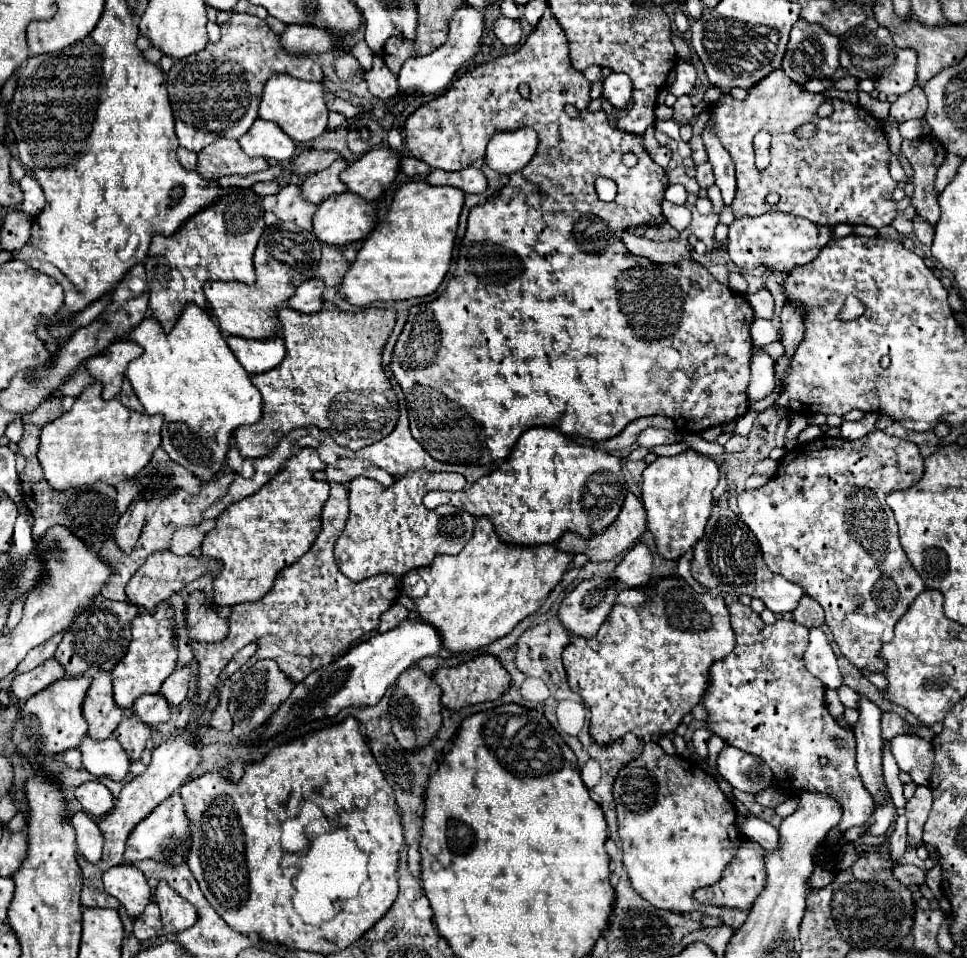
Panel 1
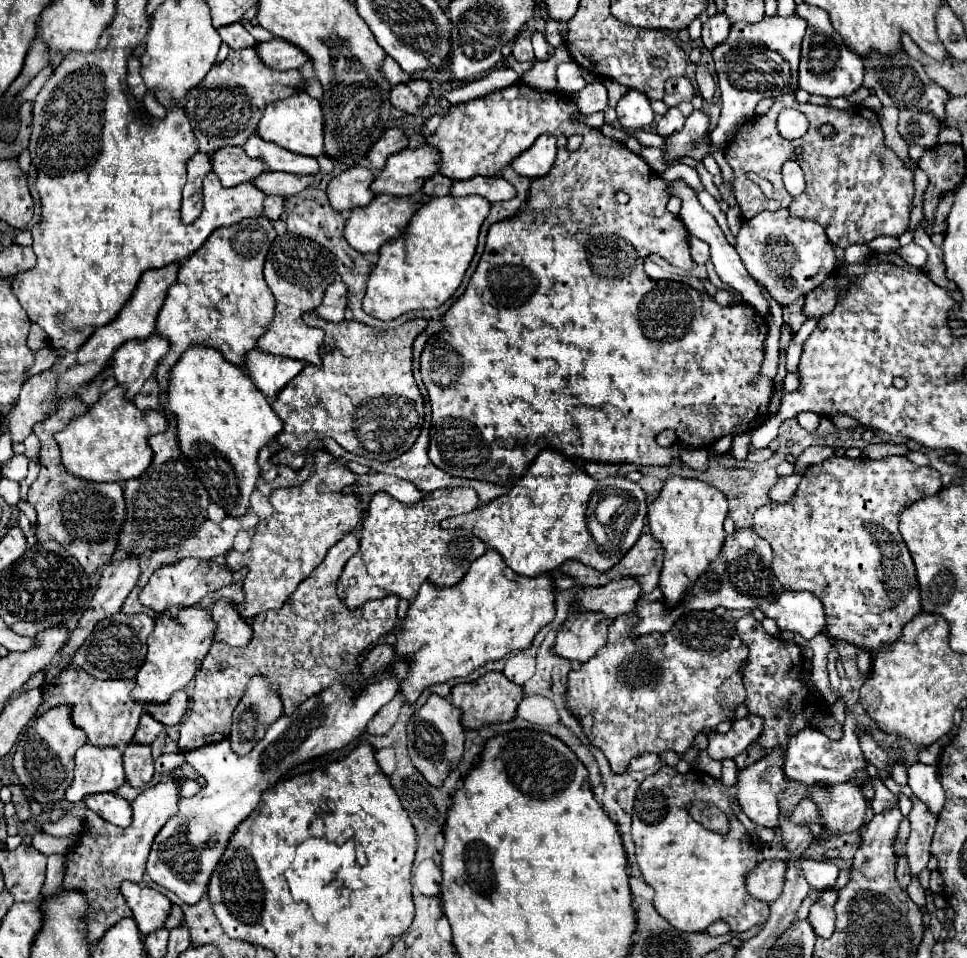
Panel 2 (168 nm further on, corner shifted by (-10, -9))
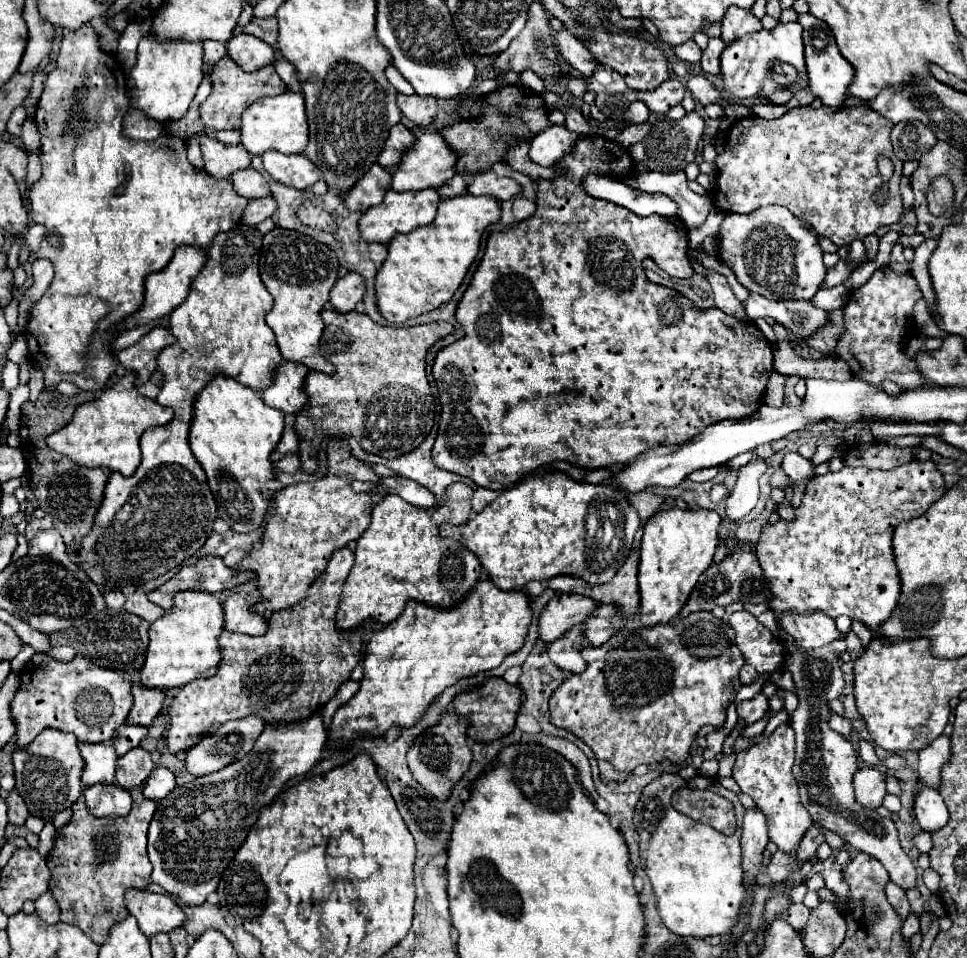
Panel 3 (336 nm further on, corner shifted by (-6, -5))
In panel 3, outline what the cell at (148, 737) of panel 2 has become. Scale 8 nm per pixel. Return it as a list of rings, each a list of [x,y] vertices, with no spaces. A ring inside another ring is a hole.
[[[129,724],[119,726],[117,732],[115,732],[115,736],[111,738],[117,756],[123,756],[131,748],[139,746],[139,742],[145,738],[145,734],[147,734],[147,728],[145,726],[129,726]]]

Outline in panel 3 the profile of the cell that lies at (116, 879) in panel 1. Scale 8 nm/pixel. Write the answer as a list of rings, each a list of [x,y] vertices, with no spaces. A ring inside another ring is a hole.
[[[127,890],[125,892],[125,906],[127,906],[129,914],[137,918],[141,932],[149,938],[159,932],[171,932],[175,928],[181,928],[181,926],[185,926],[185,920],[187,920],[181,906],[173,898],[163,896],[163,894],[153,894],[147,890]]]

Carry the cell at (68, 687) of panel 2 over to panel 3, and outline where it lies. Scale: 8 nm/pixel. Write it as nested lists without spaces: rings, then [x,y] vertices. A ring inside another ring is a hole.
[[[35,654],[19,672],[21,686],[11,700],[11,718],[17,726],[15,746],[25,748],[45,728],[71,732],[79,742],[107,742],[125,722],[133,696],[131,682],[113,670],[99,668],[77,654],[71,662],[53,660],[49,654]]]

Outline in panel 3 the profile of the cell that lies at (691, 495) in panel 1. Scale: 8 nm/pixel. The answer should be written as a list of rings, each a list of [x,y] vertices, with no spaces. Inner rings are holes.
[[[681,510],[657,512],[643,528],[641,560],[639,560],[639,620],[643,628],[671,622],[691,596],[699,576],[711,566],[719,544],[717,526],[721,516],[711,510]]]

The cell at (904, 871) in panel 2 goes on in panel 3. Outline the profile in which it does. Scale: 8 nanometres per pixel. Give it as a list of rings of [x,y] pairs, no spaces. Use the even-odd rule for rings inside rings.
[[[887,884],[885,894],[887,894],[887,900],[893,906],[893,910],[897,910],[897,914],[905,920],[909,916],[909,902],[907,902],[905,890],[899,888],[897,884]]]

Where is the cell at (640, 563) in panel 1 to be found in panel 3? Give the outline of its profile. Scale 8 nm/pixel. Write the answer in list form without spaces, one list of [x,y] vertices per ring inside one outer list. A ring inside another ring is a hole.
[[[555,594],[539,616],[539,640],[551,644],[571,626],[581,624],[595,610],[597,604],[591,604],[591,600],[585,600],[585,596]]]

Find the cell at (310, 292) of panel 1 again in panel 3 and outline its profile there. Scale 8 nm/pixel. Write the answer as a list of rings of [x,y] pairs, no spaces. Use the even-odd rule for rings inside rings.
[[[349,272],[337,280],[331,290],[331,306],[339,312],[351,312],[363,300],[365,294],[365,278],[357,272]]]

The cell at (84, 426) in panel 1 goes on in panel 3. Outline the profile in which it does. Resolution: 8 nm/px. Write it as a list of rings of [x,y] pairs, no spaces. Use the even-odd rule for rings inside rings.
[[[129,372],[121,380],[117,380],[109,390],[105,390],[97,400],[79,406],[75,410],[73,420],[65,428],[47,436],[47,444],[55,452],[87,468],[107,466],[109,470],[117,470],[123,476],[131,476],[135,474],[141,462],[141,450],[139,450],[141,434],[147,428],[163,426],[171,420],[173,420],[173,408],[165,408],[155,400],[141,396],[135,388],[135,374]]]

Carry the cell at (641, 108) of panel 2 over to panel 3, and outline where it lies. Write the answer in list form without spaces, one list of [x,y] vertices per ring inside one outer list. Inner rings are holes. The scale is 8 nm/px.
[[[633,102],[625,112],[627,124],[643,124],[649,120],[649,108],[643,102]]]

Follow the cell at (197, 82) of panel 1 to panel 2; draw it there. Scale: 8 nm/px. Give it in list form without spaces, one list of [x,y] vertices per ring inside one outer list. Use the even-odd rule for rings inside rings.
[[[255,46],[231,50],[229,56],[215,64],[205,80],[187,94],[187,118],[191,122],[197,150],[211,156],[223,146],[243,146],[249,136],[255,134],[263,108],[269,102],[283,100],[295,92],[305,90],[303,76],[299,70],[275,70],[261,62]]]

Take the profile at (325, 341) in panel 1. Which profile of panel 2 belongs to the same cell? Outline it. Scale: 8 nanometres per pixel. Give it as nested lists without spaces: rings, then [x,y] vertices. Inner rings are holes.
[[[307,312],[303,316],[305,324],[311,328],[321,328],[325,332],[323,340],[323,356],[321,366],[307,364],[271,402],[271,408],[277,416],[281,416],[283,432],[275,438],[279,446],[283,446],[279,452],[271,456],[275,464],[291,466],[293,470],[299,470],[303,466],[303,450],[311,442],[311,438],[335,438],[345,450],[373,460],[393,460],[395,456],[407,452],[411,444],[415,444],[415,438],[419,436],[419,430],[423,426],[423,396],[417,390],[417,384],[413,380],[413,366],[411,366],[411,346],[419,332],[425,330],[427,322],[423,318],[409,320],[401,324],[399,328],[371,328],[365,324],[359,324],[355,320],[343,320],[339,324],[327,322],[319,318],[313,312]]]

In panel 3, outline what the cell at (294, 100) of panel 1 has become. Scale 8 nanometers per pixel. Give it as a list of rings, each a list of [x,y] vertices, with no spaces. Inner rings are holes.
[[[287,90],[279,96],[263,96],[255,100],[241,114],[239,134],[241,144],[247,148],[251,156],[263,156],[269,150],[277,150],[283,154],[301,154],[307,146],[307,116],[303,96]]]

